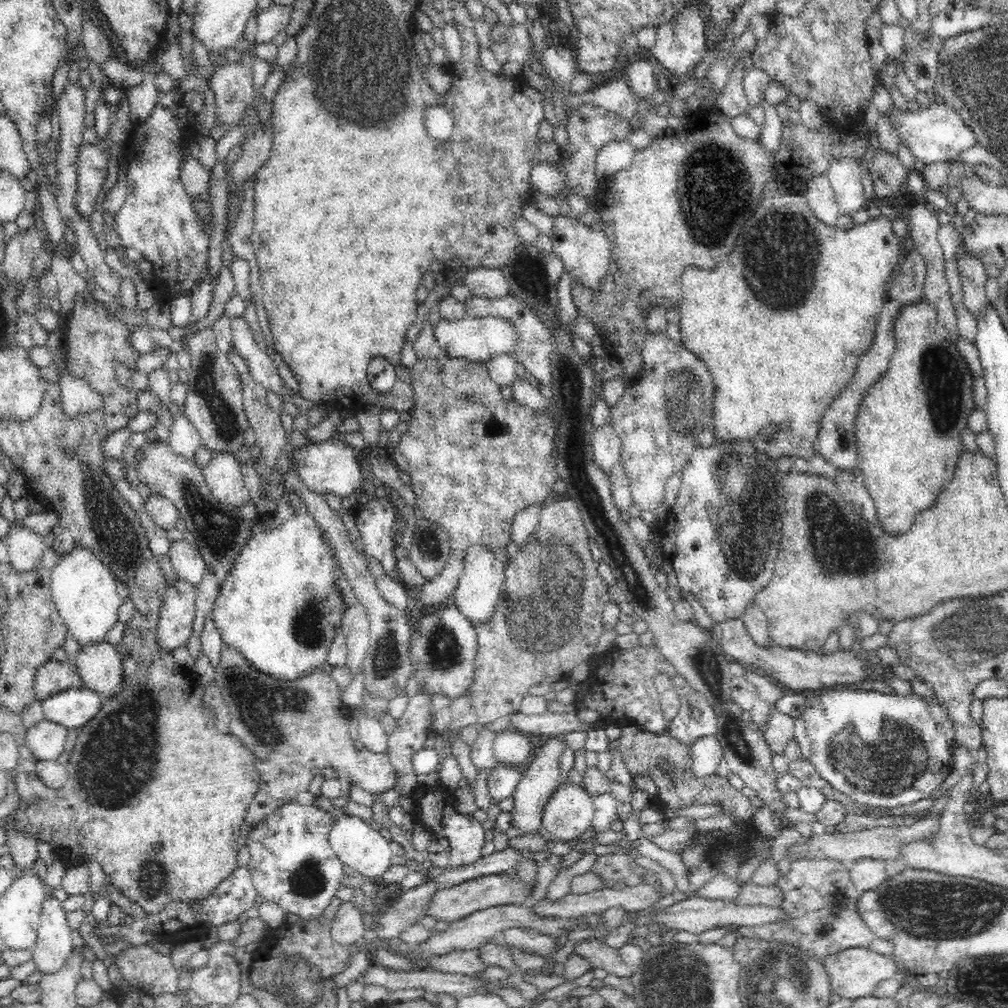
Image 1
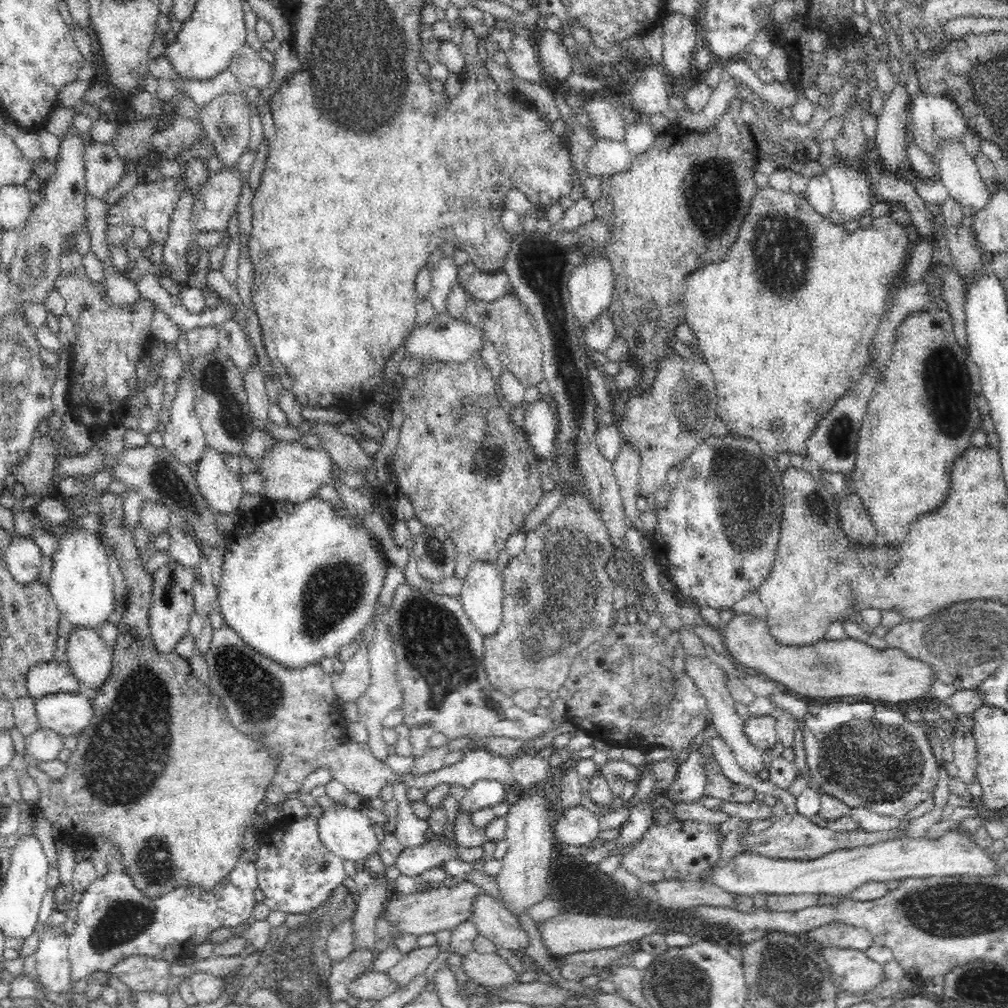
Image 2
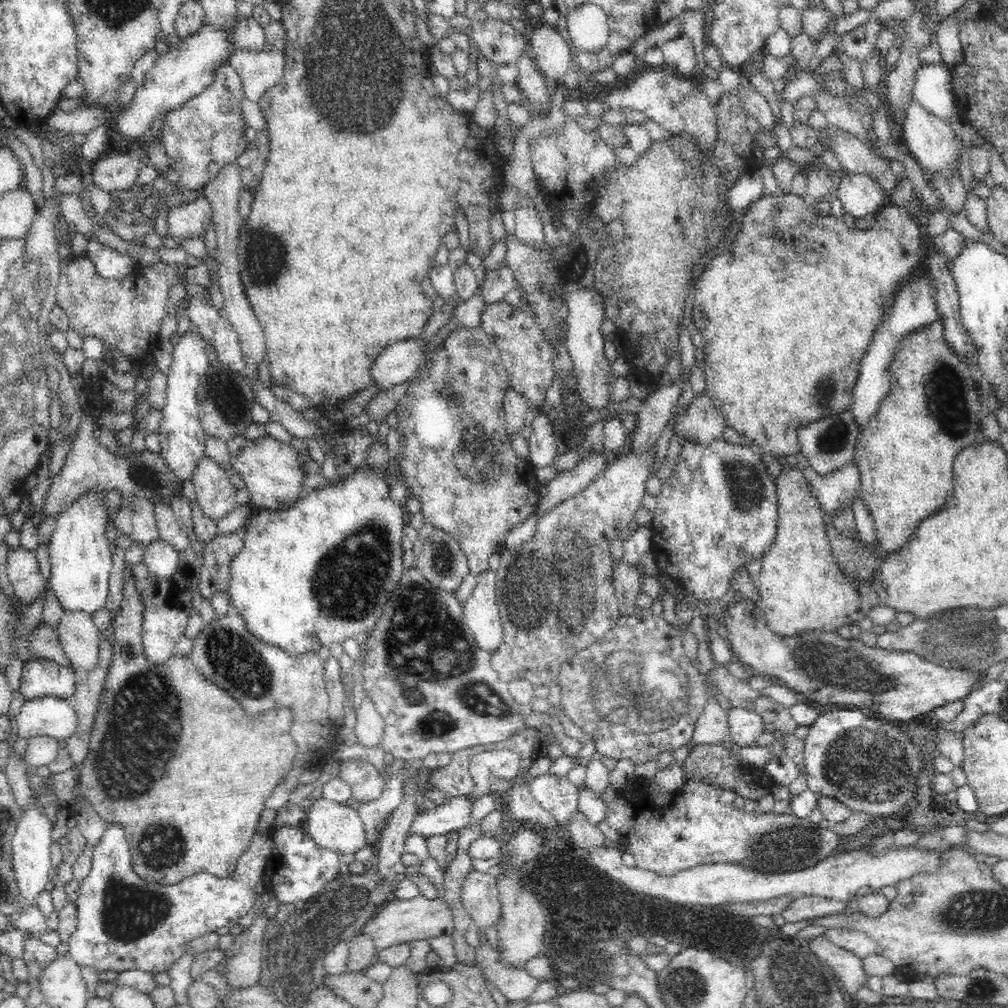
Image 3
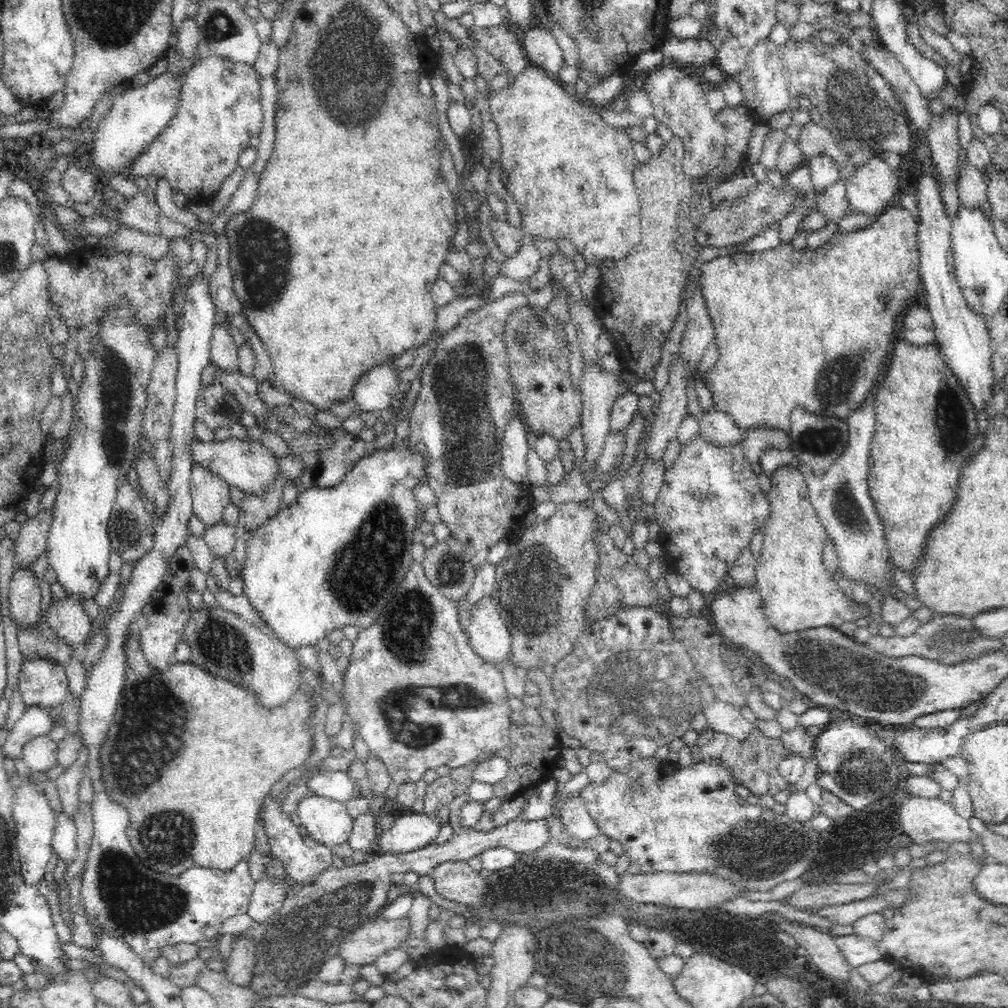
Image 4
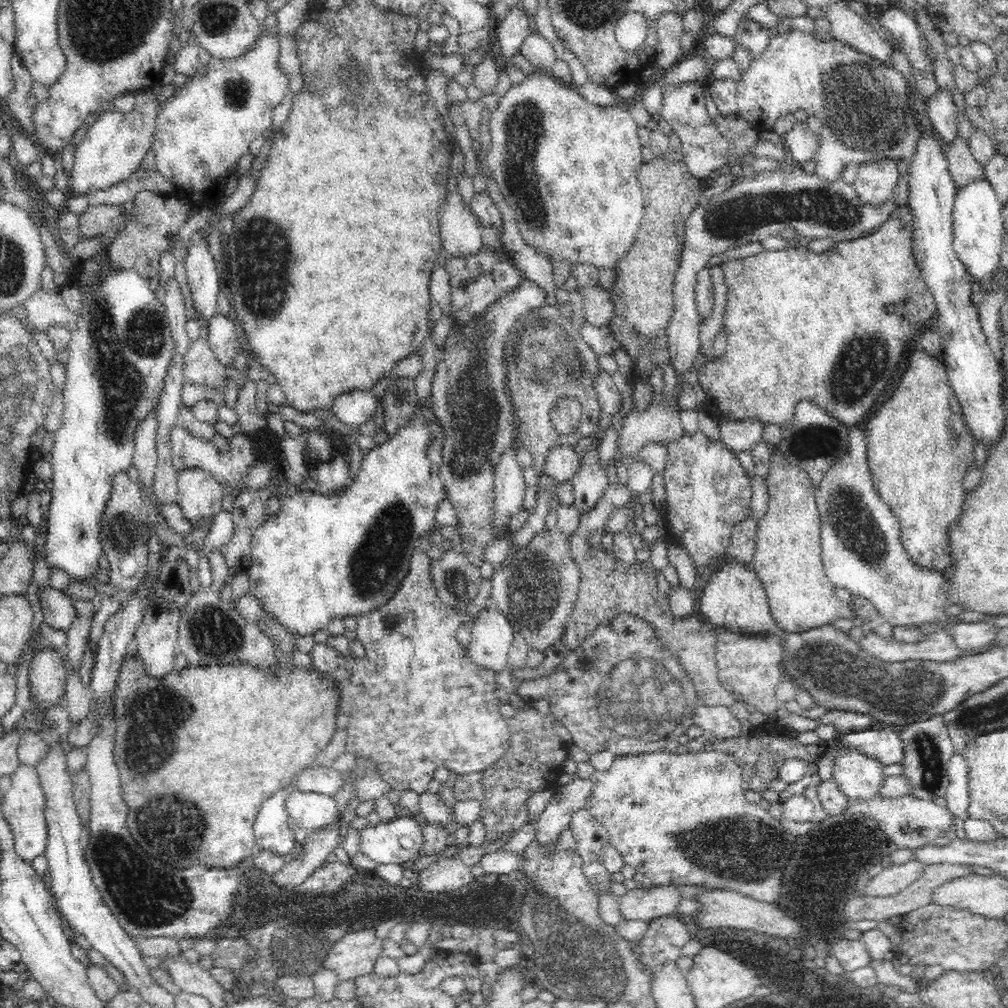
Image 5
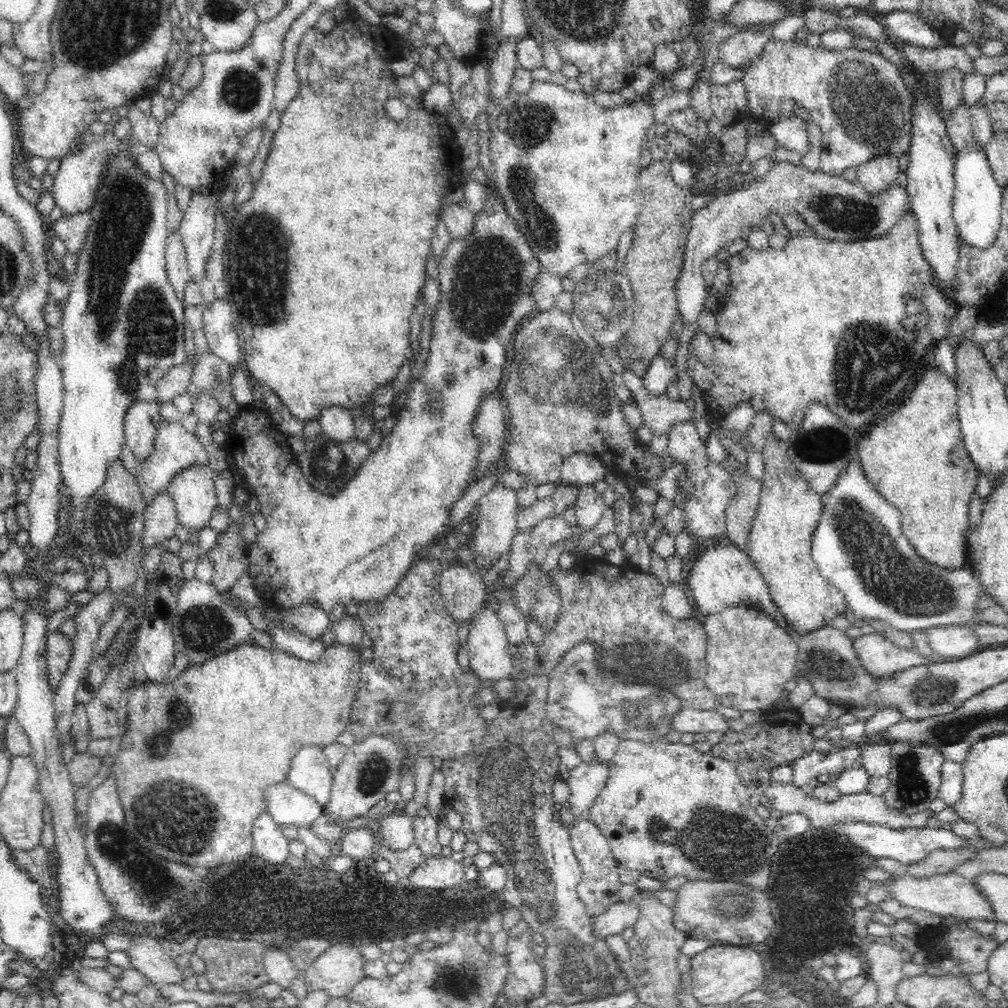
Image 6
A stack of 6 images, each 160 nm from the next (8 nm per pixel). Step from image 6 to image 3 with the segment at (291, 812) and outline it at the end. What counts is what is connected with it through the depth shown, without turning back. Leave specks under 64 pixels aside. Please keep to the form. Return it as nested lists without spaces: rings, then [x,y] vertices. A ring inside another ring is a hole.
[[[321,797],[312,805],[306,805],[306,816],[300,823],[305,833],[324,850],[333,851],[335,854],[355,854],[366,847],[365,832],[358,811],[347,804]]]

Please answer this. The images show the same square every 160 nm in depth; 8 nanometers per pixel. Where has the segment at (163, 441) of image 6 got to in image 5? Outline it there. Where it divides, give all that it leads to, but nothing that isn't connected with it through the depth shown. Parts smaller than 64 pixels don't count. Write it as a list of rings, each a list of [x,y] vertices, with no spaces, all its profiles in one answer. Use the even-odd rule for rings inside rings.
[[[172,425],[169,428],[169,452],[171,452],[171,466],[176,473],[190,468],[200,468],[210,472],[222,485],[230,485],[232,489],[239,489],[239,482],[247,478],[256,458],[252,447],[252,439],[243,432],[233,435],[229,439],[230,449],[222,452],[217,446],[210,442],[204,442],[201,438],[192,436],[180,425]]]

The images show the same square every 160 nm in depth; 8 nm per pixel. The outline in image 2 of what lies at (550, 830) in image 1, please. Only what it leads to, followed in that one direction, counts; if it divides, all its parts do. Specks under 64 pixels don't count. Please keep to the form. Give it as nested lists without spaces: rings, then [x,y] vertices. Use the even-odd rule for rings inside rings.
[[[582,805],[562,810],[557,815],[558,822],[553,834],[558,840],[568,846],[591,850],[598,840],[598,817]]]

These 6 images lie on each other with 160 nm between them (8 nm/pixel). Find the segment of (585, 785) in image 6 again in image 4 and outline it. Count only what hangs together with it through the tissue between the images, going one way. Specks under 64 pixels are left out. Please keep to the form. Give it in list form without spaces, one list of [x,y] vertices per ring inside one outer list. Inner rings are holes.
[[[468,790],[460,795],[457,794],[450,801],[448,823],[453,828],[453,834],[450,840],[442,844],[437,845],[433,842],[424,846],[424,848],[420,848],[420,850],[410,852],[410,854],[400,854],[400,856],[375,854],[363,863],[352,866],[344,865],[342,868],[330,865],[328,868],[322,869],[313,881],[296,881],[293,883],[292,888],[286,892],[286,898],[284,898],[280,910],[276,912],[274,917],[264,922],[253,921],[250,928],[241,934],[244,938],[251,940],[256,947],[256,968],[252,972],[252,980],[247,986],[248,990],[262,995],[262,997],[283,995],[284,993],[292,993],[293,989],[304,984],[304,981],[316,978],[316,974],[320,972],[324,962],[337,956],[340,948],[339,944],[343,939],[338,938],[340,936],[338,928],[344,930],[344,932],[352,932],[382,912],[382,906],[387,899],[387,891],[392,883],[391,876],[395,872],[416,872],[419,876],[429,875],[431,869],[443,862],[468,861],[471,857],[479,857],[484,851],[492,848],[508,848],[517,853],[533,853],[552,839],[550,819],[548,818],[536,822],[522,822],[513,819],[506,822],[504,826],[494,827],[490,832],[476,832],[473,828],[462,829],[460,826],[460,808],[468,801],[470,801]]]

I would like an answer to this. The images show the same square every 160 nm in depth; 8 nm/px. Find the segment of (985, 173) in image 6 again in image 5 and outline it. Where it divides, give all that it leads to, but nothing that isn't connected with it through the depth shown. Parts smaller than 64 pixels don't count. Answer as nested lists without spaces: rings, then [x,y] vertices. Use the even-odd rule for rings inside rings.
[[[974,177],[961,187],[957,187],[956,198],[953,204],[954,248],[956,253],[958,253],[958,259],[964,263],[964,267],[968,269],[973,277],[973,282],[976,282],[978,286],[983,286],[983,282],[986,279],[990,279],[1000,260],[1002,234],[1004,234],[1002,208],[1003,206],[1000,205],[1000,201],[996,196],[996,191],[985,177]]]

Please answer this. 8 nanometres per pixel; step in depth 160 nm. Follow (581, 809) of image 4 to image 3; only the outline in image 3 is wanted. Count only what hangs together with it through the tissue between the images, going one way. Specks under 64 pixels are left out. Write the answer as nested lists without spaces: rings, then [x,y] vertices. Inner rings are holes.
[[[544,773],[529,782],[529,791],[538,803],[544,807],[562,825],[568,826],[582,803],[579,787],[568,781],[567,777],[554,778]]]

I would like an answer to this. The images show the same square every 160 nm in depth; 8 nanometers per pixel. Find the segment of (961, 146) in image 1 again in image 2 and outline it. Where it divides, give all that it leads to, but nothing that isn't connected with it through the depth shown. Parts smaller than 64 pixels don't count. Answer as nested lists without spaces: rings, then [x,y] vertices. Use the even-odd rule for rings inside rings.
[[[920,91],[911,105],[914,141],[928,154],[942,140],[962,138],[968,130],[963,112],[952,95]]]

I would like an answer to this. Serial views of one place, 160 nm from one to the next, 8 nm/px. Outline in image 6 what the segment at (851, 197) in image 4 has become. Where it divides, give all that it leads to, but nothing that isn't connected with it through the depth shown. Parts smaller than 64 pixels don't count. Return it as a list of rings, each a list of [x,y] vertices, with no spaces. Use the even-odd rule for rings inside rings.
[[[878,155],[856,167],[857,182],[869,193],[882,192],[896,183],[901,174],[899,157],[896,155]]]

